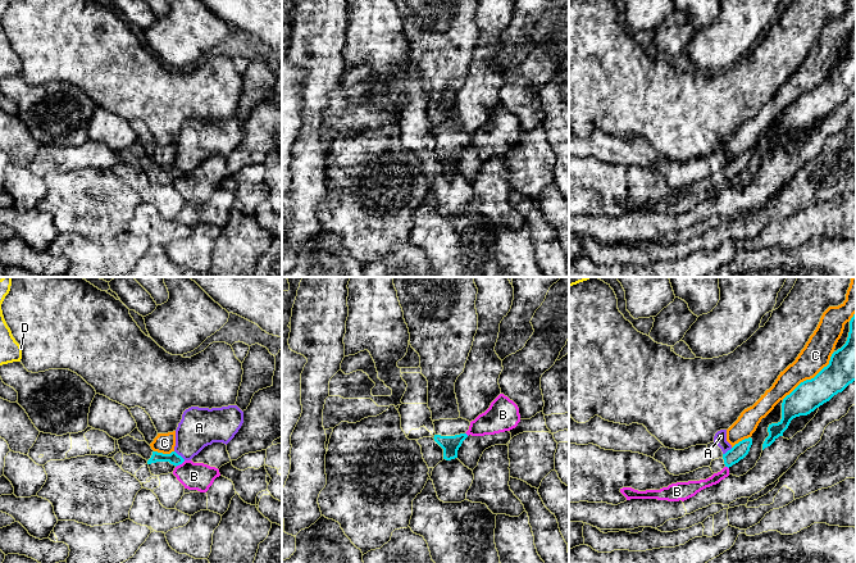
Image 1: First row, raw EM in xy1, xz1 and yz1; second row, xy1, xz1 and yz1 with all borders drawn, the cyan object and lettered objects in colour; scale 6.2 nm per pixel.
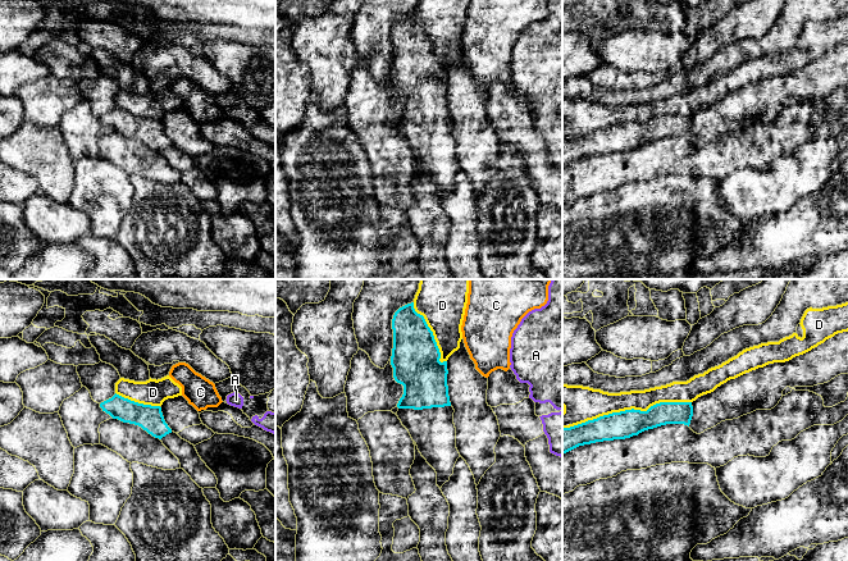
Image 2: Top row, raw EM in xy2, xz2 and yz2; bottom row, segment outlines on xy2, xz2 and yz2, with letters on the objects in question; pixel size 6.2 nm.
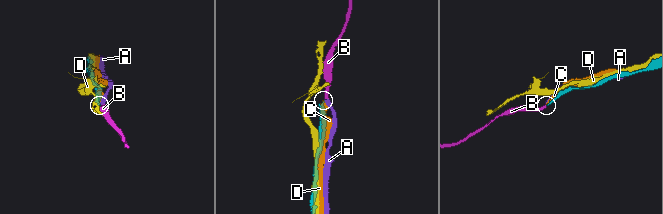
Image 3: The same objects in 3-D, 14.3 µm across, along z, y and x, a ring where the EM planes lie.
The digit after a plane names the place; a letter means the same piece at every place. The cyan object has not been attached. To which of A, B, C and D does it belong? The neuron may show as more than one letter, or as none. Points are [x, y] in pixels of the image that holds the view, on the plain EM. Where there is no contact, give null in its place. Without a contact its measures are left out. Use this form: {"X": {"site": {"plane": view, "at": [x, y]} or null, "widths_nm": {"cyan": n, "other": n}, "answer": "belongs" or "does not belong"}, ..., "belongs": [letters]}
{"A": {"site": {"plane": "xy1", "at": [180, 168]}, "widths_nm": {"cyan": 80, "other": 260}, "answer": "does not belong"}, "B": {"site": {"plane": "xy1", "at": [180, 176]}, "widths_nm": {"cyan": 80, "other": 180}, "answer": "does not belong"}, "C": {"site": {"plane": "yz1", "at": [811, 91]}, "widths_nm": {"cyan": 220, "other": 180}, "answer": "does not belong"}, "D": {"site": {"plane": "yz2", "at": [627, 123]}, "widths_nm": {"cyan": 180, "other": 200}, "answer": "does not belong"}, "belongs": []}

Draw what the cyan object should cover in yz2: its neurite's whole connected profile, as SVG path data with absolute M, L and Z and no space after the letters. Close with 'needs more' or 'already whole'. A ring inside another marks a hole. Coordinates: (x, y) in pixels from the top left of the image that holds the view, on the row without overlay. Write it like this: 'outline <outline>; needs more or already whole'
outline M848 45L838 46L811 64L785 76L774 76L746 86L717 100L713 105L693 115L660 115L647 124L625 123L599 129L585 136L562 141L562 167L579 159L603 154L625 152L666 137L684 137L701 147L725 133L738 132L756 123L771 123L783 110L787 100L813 100L824 97L840 87L848 87Z; needs more

